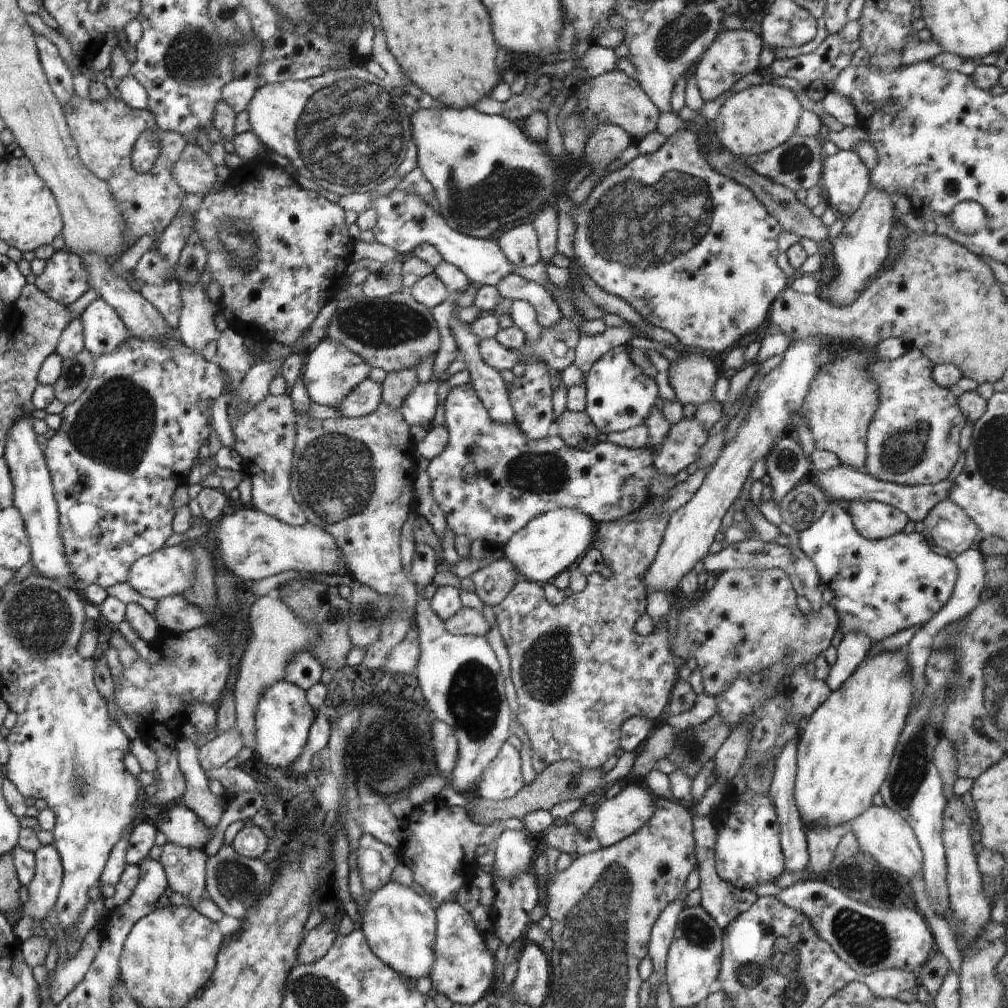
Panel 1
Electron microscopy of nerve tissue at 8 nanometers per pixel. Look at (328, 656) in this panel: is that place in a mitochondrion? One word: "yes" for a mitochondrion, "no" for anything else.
no

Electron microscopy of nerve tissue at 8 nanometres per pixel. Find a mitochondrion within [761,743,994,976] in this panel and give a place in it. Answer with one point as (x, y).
(864, 937)

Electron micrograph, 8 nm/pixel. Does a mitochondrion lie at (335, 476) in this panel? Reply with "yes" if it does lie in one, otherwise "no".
yes

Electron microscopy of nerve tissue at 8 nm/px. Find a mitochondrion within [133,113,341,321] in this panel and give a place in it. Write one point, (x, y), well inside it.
(233, 232)

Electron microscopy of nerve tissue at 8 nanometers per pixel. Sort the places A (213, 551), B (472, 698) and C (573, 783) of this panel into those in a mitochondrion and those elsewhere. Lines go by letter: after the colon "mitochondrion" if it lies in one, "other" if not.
A: other
B: mitochondrion
C: other

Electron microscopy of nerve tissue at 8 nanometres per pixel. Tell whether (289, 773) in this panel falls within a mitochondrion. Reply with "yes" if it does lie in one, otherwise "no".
no

